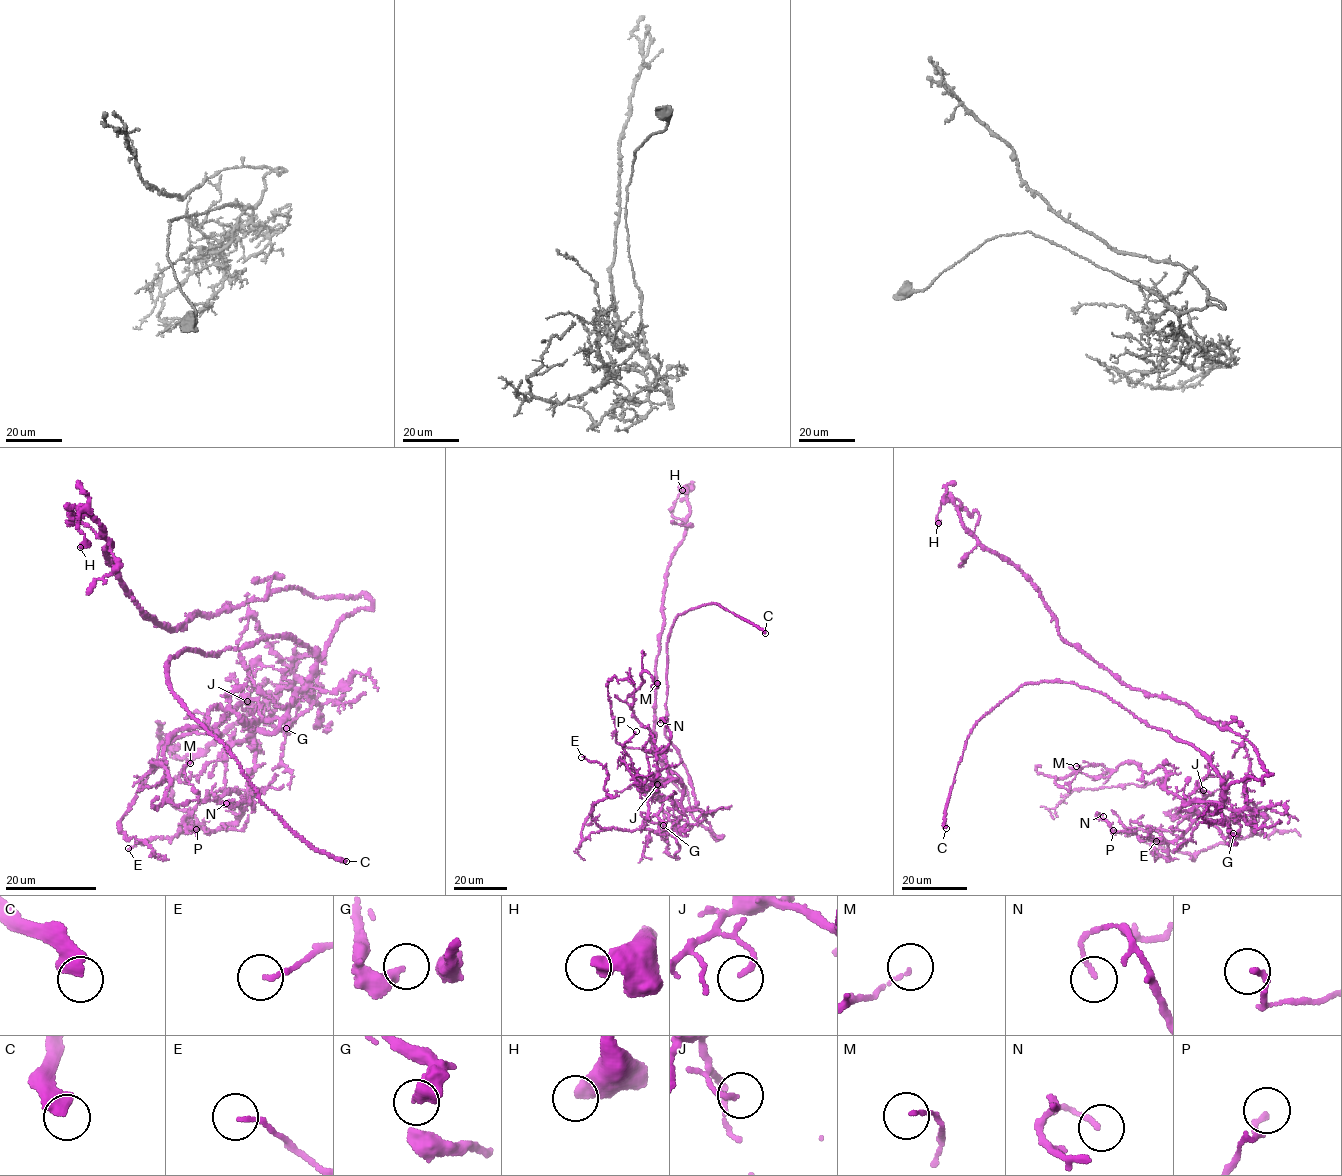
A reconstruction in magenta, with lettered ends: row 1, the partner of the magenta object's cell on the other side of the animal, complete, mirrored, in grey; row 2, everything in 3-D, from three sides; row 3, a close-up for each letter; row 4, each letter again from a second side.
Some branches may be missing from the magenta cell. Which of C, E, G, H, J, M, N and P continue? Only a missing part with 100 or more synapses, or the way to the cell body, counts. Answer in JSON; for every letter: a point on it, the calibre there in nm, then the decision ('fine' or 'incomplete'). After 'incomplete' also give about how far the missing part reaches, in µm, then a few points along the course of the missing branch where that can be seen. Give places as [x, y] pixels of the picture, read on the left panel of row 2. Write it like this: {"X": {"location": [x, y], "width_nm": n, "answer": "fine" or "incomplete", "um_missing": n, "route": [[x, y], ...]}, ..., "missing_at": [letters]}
{"C": {"location": [346, 861], "width_nm": 460, "answer": "incomplete", "um_missing": 15}, "E": {"location": [128, 848], "width_nm": 150, "answer": "fine"}, "G": {"location": [286, 728], "width_nm": 260, "answer": "fine"}, "H": {"location": [80, 547], "width_nm": 500, "answer": "fine"}, "J": {"location": [247, 701], "width_nm": 170, "answer": "fine"}, "M": {"location": [190, 763], "width_nm": 90, "answer": "fine"}, "N": {"location": [226, 803], "width_nm": 150, "answer": "fine"}, "P": {"location": [196, 829], "width_nm": 180, "answer": "fine"}, "missing_at": ["C"]}

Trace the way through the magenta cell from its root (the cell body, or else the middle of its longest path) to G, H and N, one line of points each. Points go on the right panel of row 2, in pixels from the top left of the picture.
G: (1267, 776), (1262, 782), (1248, 776), (1225, 791), (1223, 806), (1256, 813), (1236, 809), (1227, 825), (1233, 833)
H: (1267, 776), (1241, 736), (1185, 705), (1121, 684), (1066, 642), (1031, 582), (982, 545), (946, 499), (938, 523)
N: (1267, 776), (1235, 781), (1220, 805), (1191, 801), (1179, 809), (1198, 818), (1172, 841), (1112, 831), (1103, 816)

